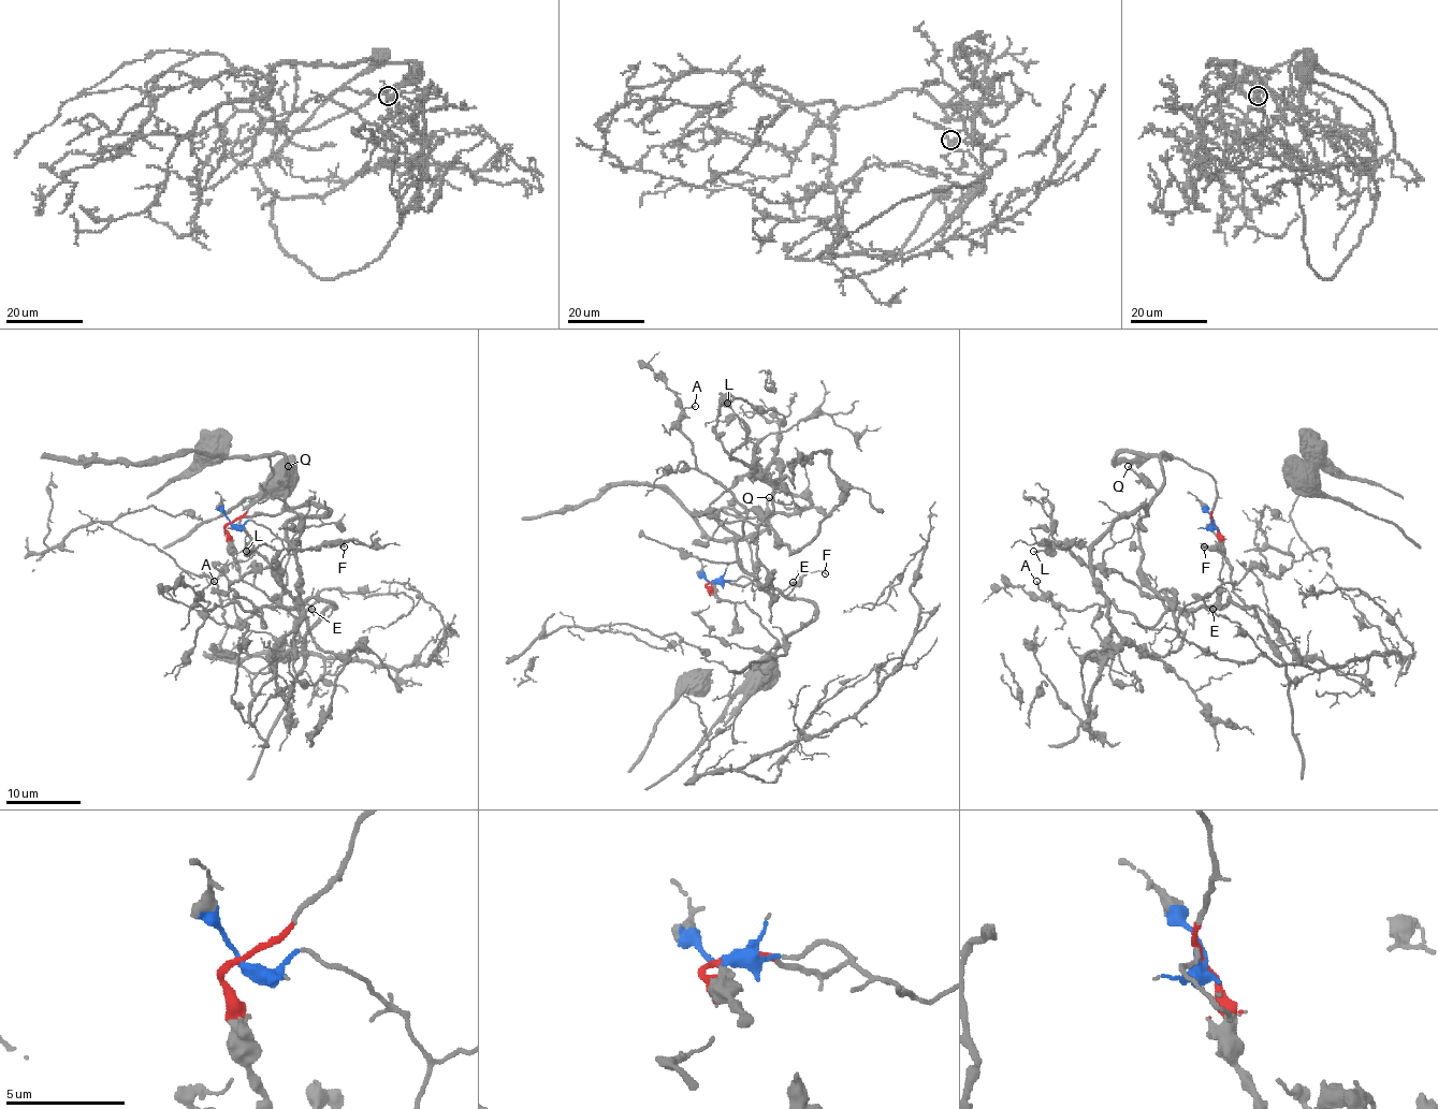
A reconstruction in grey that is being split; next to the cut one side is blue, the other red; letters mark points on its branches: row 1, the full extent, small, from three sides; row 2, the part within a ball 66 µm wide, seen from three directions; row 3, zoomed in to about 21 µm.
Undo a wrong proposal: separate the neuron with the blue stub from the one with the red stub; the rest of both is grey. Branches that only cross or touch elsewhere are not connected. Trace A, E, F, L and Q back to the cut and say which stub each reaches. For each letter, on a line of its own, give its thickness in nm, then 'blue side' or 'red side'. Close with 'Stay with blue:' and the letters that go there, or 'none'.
A: 160 nm | blue side
E: 130 nm | blue side
F: 130 nm | blue side
L: 220 nm | blue side
Q: 170 nm | red side
Stay with blue: A, E, F, L

